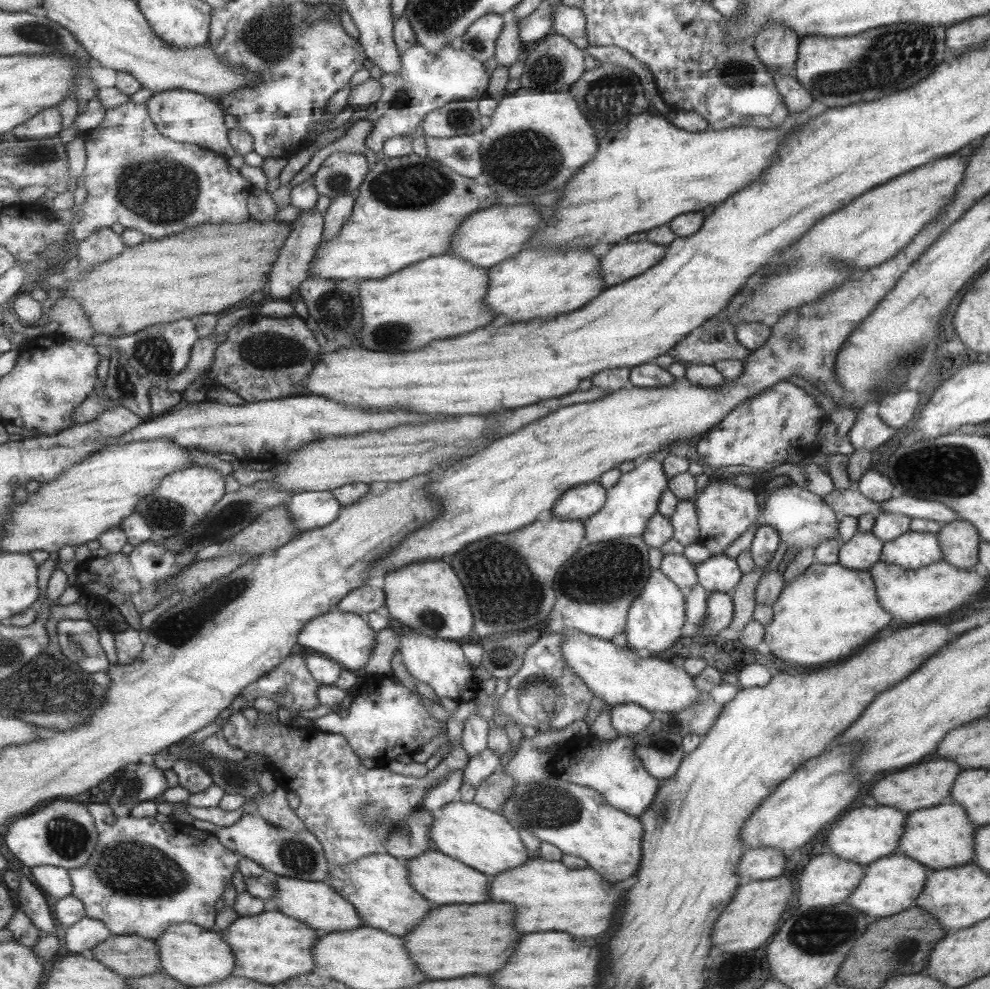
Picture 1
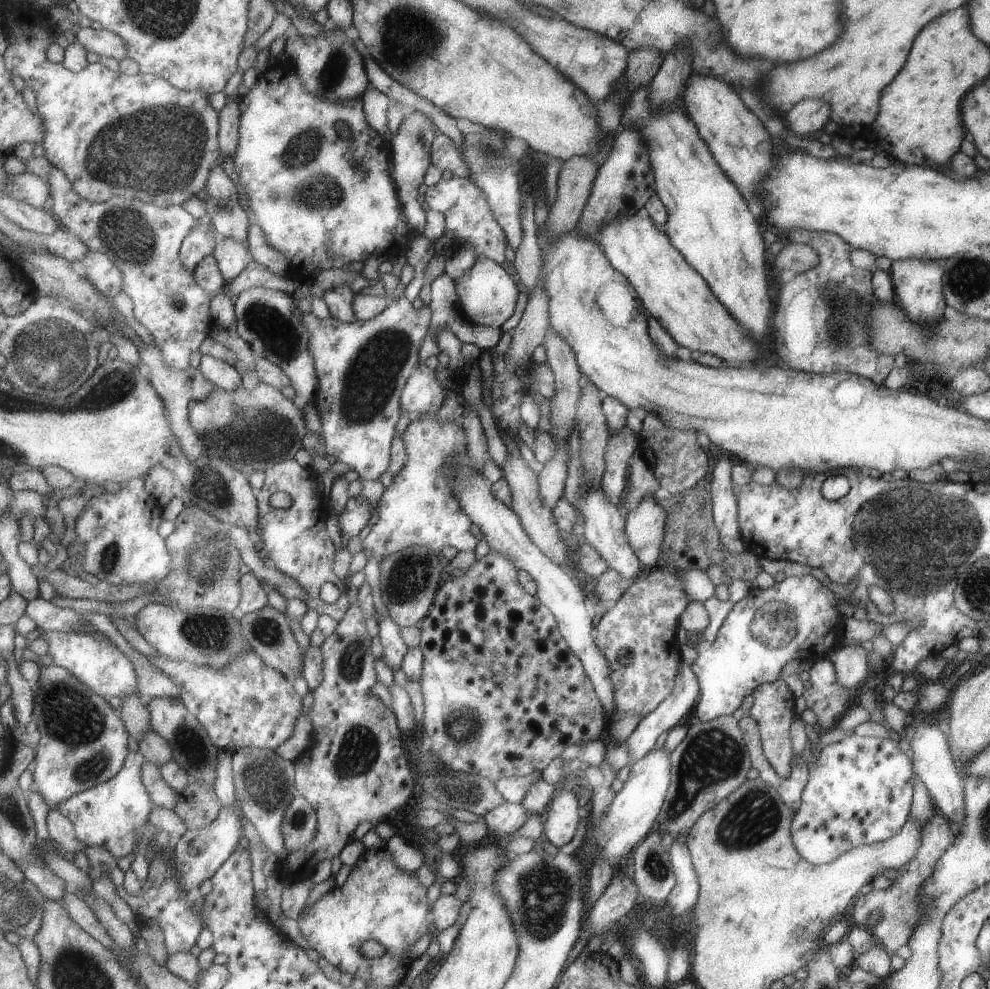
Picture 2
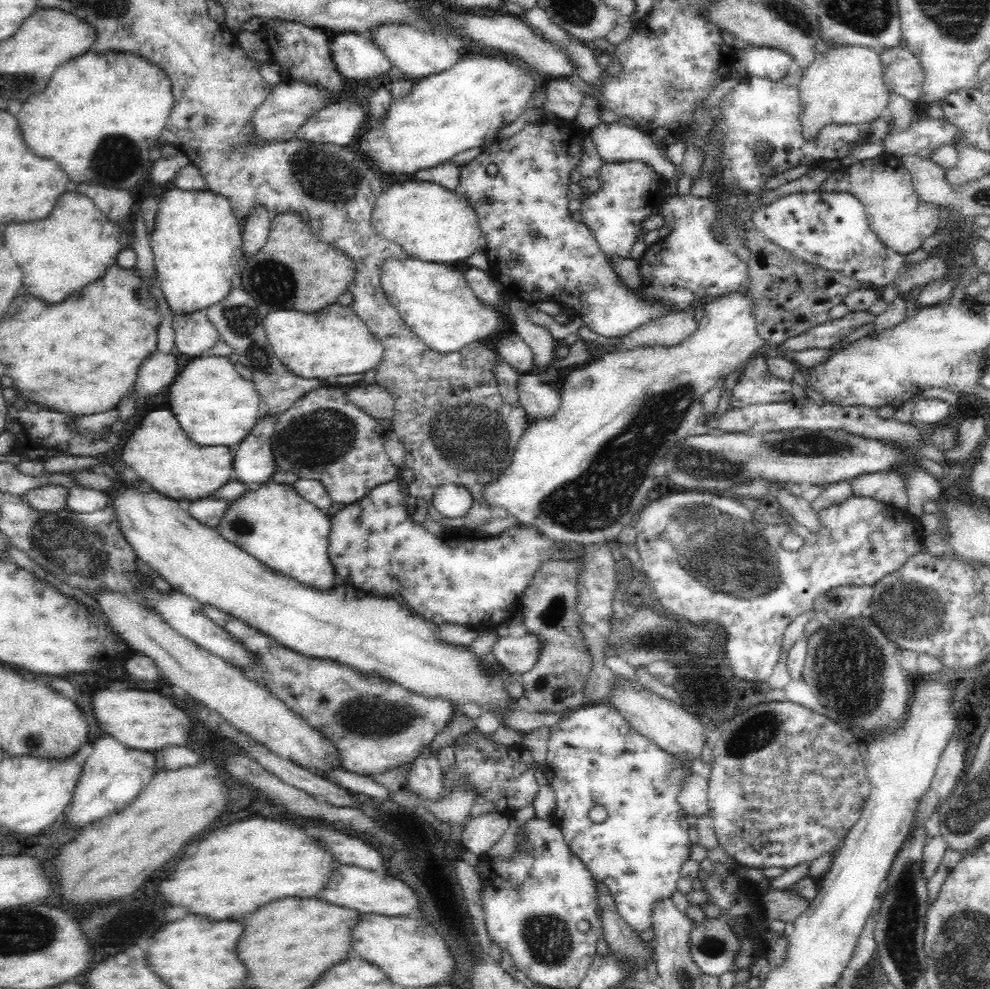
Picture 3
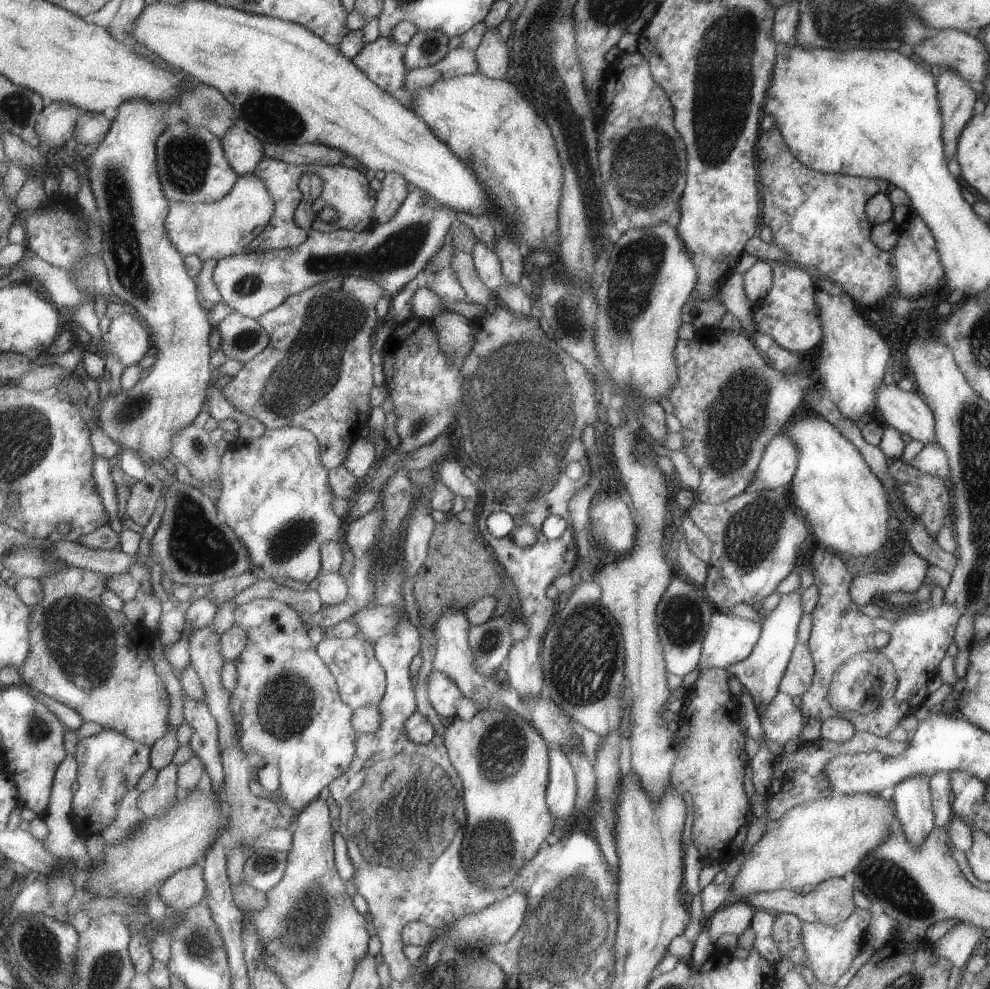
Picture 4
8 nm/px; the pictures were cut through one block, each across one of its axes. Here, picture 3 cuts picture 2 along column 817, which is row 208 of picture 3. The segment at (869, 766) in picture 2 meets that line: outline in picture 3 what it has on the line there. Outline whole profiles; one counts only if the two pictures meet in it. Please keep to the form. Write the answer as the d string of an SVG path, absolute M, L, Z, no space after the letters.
M818 190L784 193L770 202L761 202L758 208L751 212L746 226L755 228L770 242L789 254L818 267L840 271L842 274L852 276L858 281L870 283L872 288L884 286L895 280L900 294L905 294L912 288L918 290L920 286L922 288L931 280L940 278L944 274L946 262L950 261L944 258L928 257L909 271L905 271L899 253L894 252L891 248L886 248L870 228L864 205L855 196L847 192L822 192Z

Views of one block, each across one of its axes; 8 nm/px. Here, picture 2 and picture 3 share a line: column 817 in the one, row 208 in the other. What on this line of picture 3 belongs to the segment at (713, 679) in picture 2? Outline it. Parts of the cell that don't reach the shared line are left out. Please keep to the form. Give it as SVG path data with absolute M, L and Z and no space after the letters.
M640 161L604 162L596 177L600 181L600 190L587 194L578 215L582 223L592 229L600 250L606 256L630 257L630 249L638 240L636 234L643 220L659 212L665 181L652 167Z

